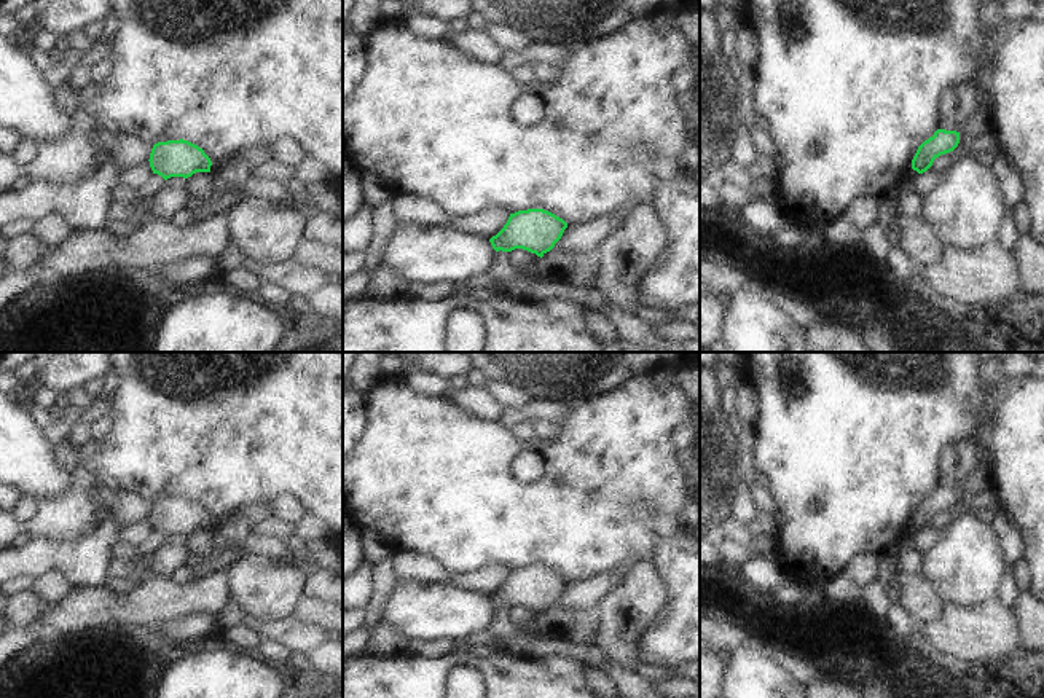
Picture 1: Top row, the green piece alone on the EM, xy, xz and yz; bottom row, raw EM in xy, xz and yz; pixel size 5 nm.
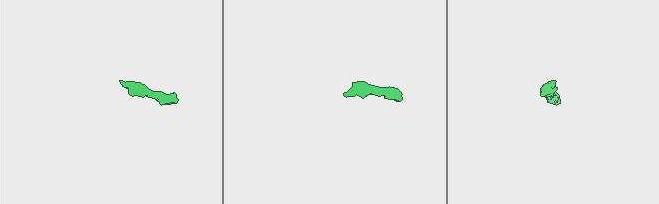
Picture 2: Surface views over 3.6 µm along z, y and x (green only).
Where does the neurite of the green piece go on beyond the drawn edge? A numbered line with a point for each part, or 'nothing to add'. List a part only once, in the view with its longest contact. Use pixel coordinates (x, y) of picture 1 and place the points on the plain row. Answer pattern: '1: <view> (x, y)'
nothing to add

